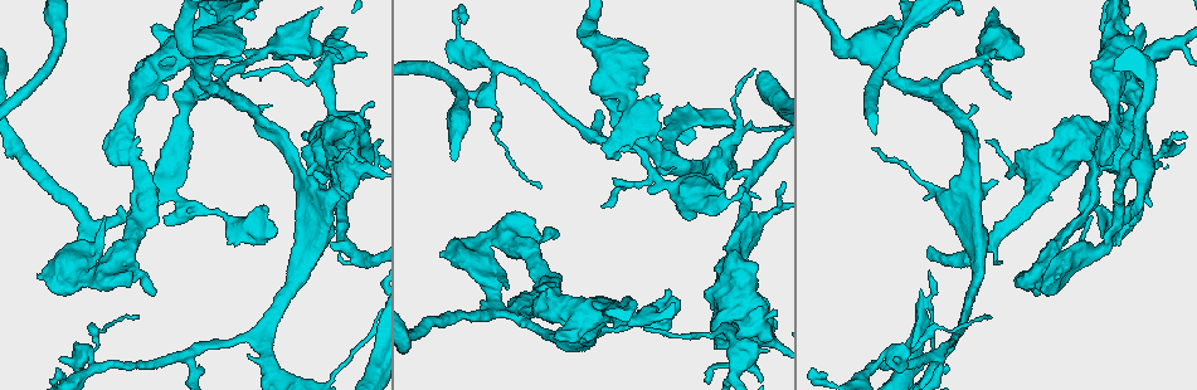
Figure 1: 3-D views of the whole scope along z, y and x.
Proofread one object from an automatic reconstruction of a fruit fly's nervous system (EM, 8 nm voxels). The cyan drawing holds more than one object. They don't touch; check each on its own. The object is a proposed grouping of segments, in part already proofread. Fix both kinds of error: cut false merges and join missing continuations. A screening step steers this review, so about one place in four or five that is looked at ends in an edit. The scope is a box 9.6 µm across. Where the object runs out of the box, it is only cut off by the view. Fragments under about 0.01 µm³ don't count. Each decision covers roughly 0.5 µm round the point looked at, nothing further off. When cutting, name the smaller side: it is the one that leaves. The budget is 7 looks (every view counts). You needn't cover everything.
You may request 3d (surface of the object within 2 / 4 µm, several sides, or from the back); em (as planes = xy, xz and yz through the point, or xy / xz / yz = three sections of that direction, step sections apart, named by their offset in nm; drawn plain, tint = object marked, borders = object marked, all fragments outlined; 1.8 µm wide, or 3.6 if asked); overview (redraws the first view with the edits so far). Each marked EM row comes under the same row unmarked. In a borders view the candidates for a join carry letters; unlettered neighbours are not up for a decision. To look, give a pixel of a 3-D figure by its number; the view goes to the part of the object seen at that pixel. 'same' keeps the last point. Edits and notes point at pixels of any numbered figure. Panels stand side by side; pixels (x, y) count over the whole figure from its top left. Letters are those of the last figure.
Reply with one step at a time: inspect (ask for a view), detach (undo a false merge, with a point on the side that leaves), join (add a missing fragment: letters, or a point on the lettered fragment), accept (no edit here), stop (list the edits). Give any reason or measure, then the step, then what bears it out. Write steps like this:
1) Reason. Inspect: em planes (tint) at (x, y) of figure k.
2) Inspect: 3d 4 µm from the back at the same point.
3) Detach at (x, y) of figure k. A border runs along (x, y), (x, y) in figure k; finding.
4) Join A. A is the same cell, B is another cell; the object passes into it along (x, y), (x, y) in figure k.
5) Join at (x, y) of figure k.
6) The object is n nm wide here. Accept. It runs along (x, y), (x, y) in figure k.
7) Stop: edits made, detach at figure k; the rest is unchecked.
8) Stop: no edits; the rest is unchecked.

Side arm on a straight run. Inspect: em planes (borders) at (1117, 165) of figure 1.

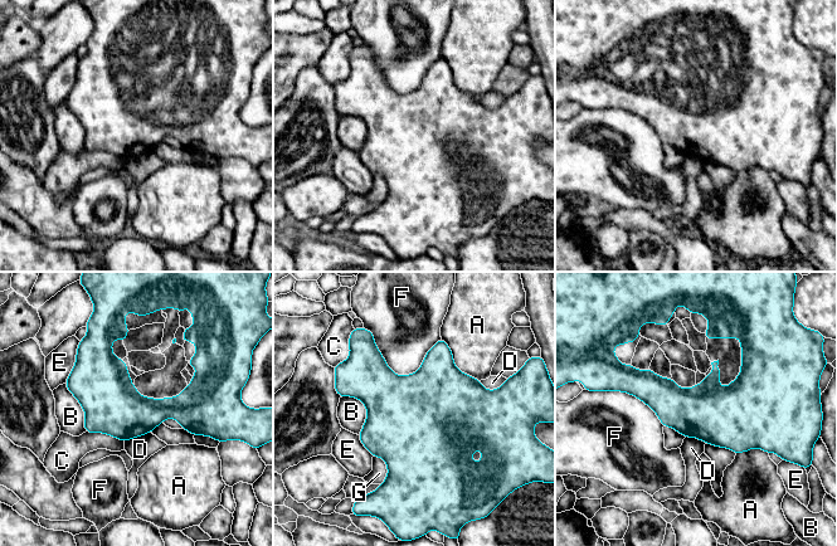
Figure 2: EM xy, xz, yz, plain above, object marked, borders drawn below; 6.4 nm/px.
Accept. A, B, C, D, E, F and G are other cells; a border runs along (150, 432), (129, 438), (125, 442) in figure 2; all the same neuron.

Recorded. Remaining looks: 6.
Sharp bend. Inspect: 3d 4 µm at (242, 224) of figure 1.

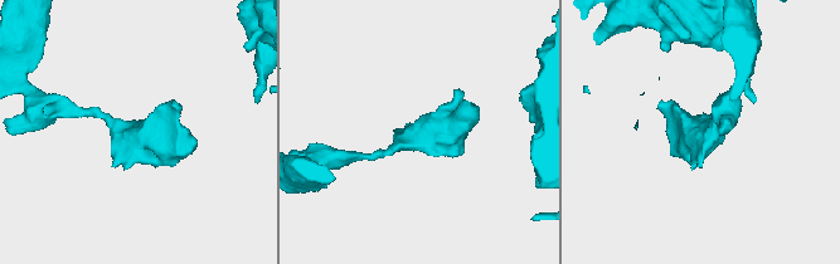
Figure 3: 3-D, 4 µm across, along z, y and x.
Inspect: em planes (tint) at (140, 132) of figure 3.

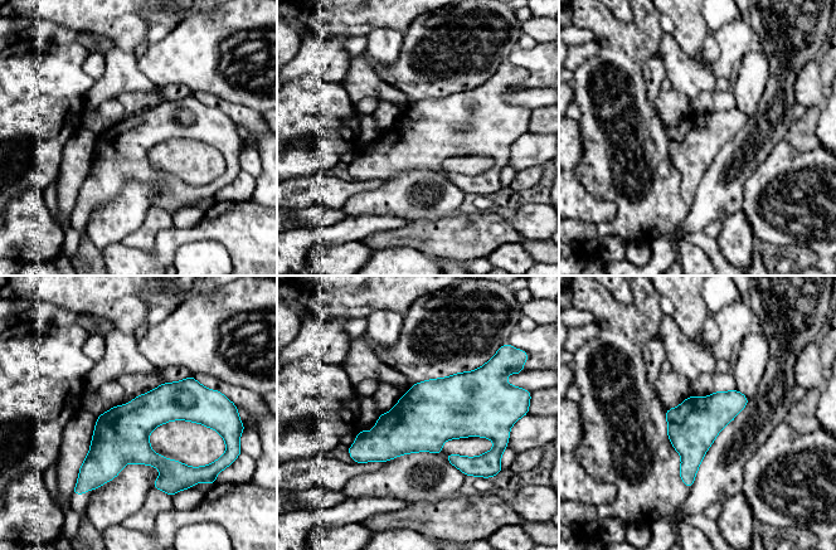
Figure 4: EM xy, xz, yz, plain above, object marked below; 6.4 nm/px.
See the neighbours. Inspect: em planes (borders) at the same point.

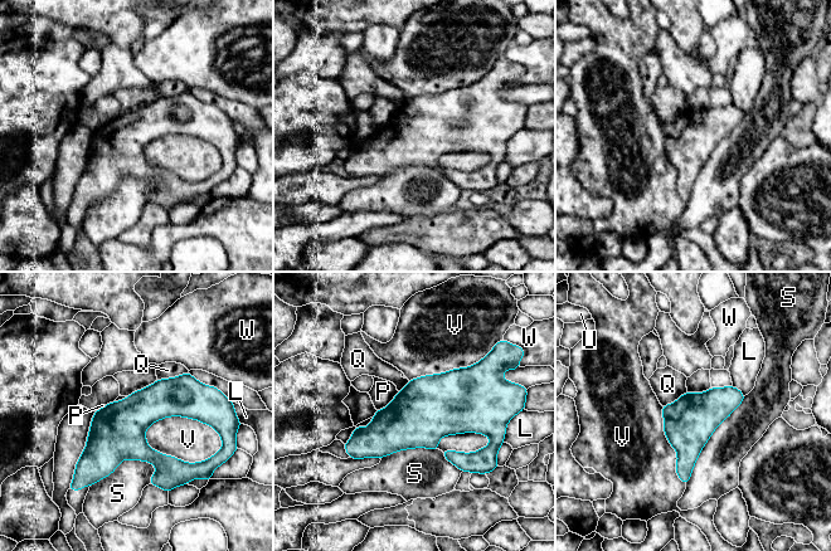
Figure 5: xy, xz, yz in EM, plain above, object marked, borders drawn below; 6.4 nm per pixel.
Accept. L, P, Q, S, U, V and W are other cells; it runs along (208, 406), (146, 405), (79, 466) in figure 5; all the same neuron.

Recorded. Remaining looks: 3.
Three-way junction. Inspect: 3d 2 µm at (250, 64) of figure 1.

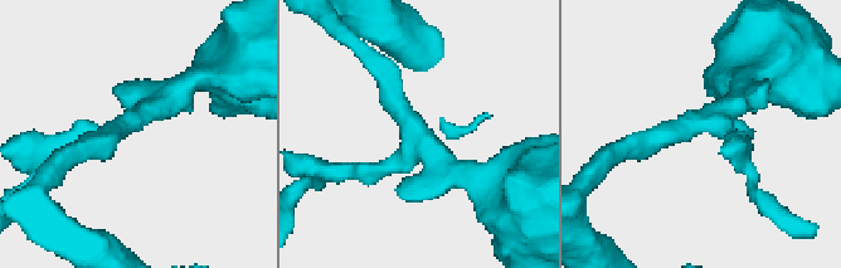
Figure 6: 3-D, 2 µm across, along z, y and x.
3 arms meet here. Inspect: em xy step 16 (borders) at (418, 137) of figure 6.

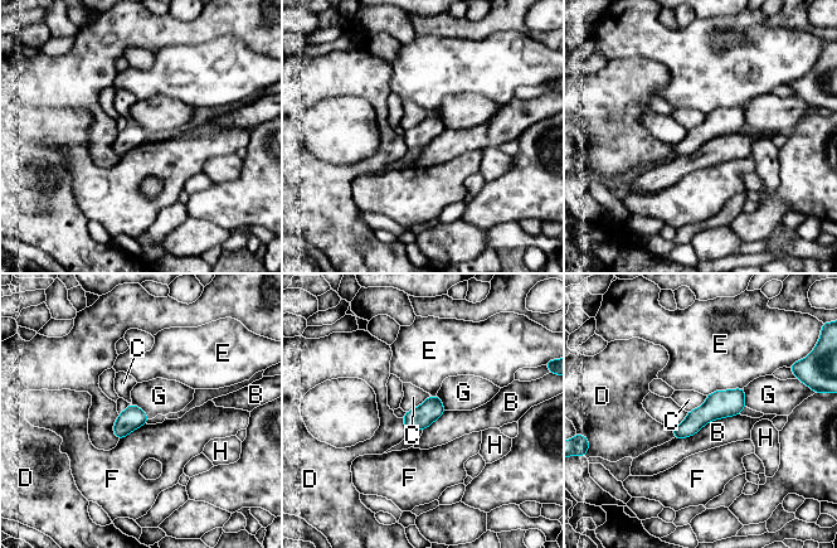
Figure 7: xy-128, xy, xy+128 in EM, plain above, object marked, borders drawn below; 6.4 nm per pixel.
The longest contact is with B, 440 nm. Accept. B, C, D, E, F, G and H are other cells; a border runs along (431, 396), (405, 412) in figure 7; continuous, no second neuron.

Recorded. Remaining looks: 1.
Stop: no edits; the rest is unchecked.

